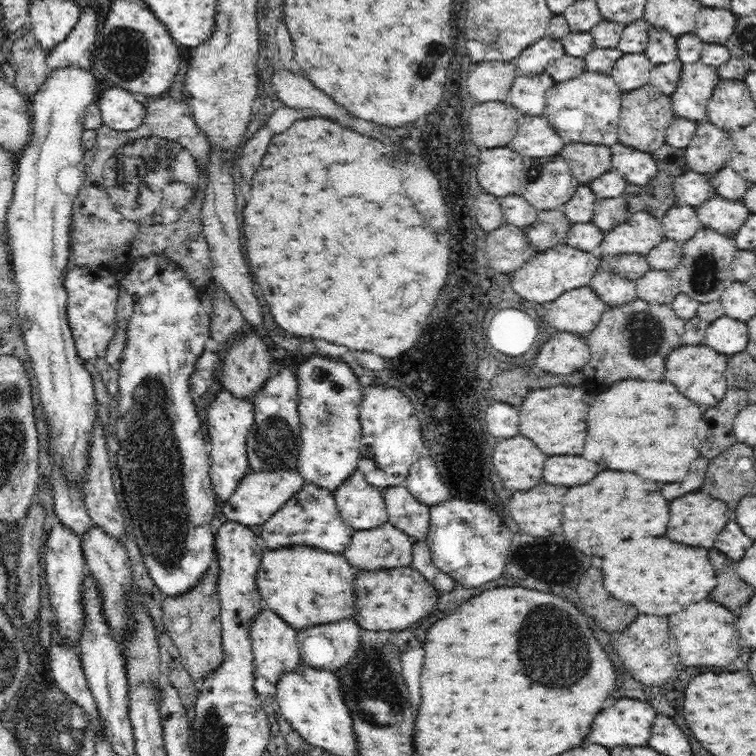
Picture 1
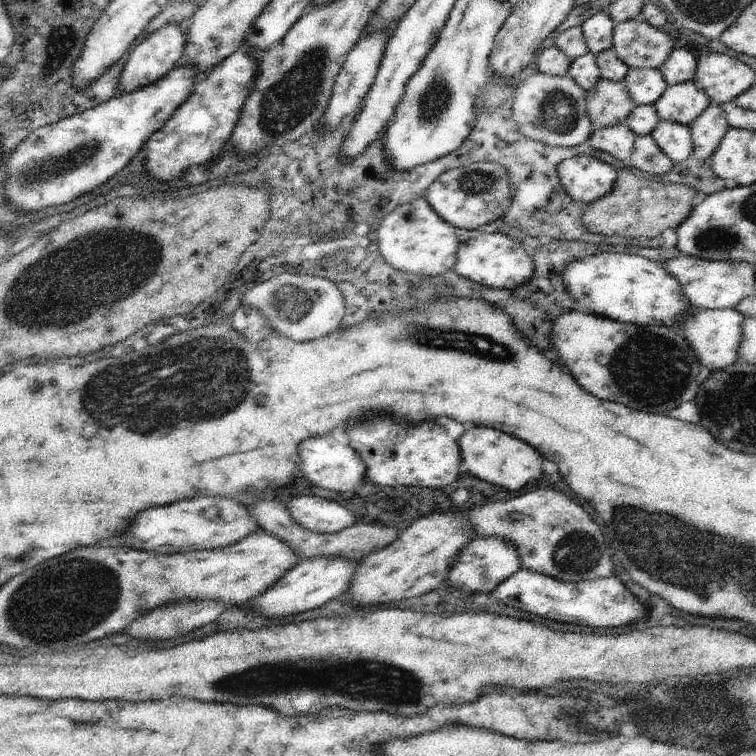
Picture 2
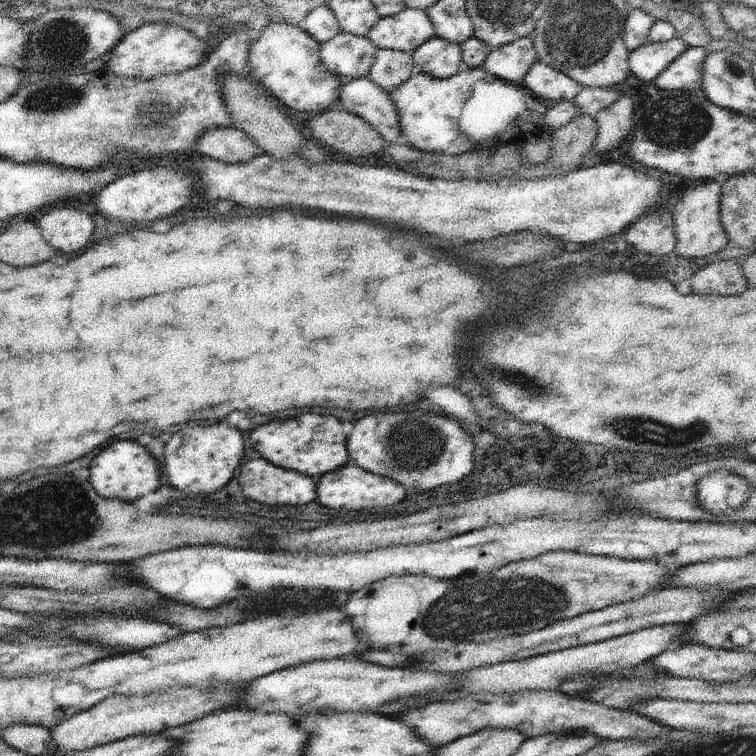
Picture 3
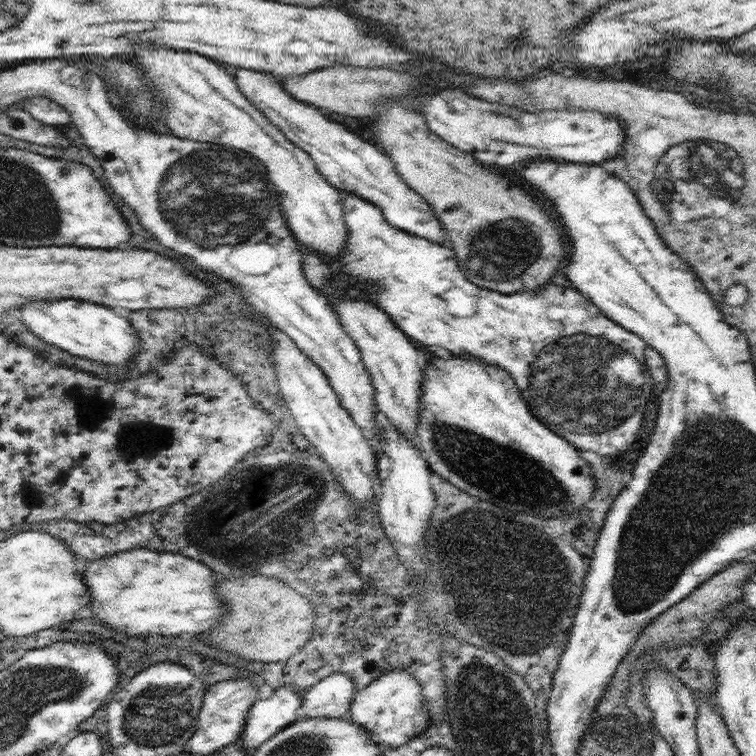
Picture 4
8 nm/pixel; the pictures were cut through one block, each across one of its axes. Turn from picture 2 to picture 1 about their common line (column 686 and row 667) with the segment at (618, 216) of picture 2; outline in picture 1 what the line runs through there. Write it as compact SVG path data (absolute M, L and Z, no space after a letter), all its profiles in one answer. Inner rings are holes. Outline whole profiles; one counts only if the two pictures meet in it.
M206 569L193 589L178 594L178 598L164 597L161 604L163 623L172 642L178 647L181 663L190 678L203 680L222 664L224 653L221 639L221 603L218 594L218 574L214 569Z

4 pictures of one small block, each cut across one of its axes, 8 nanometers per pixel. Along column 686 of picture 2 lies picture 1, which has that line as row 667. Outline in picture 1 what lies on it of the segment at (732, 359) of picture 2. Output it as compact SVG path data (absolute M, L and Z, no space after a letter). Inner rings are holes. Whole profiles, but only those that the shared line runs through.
M353 619L314 624L298 630L301 660L322 670L336 670L348 664L360 646L361 626Z

